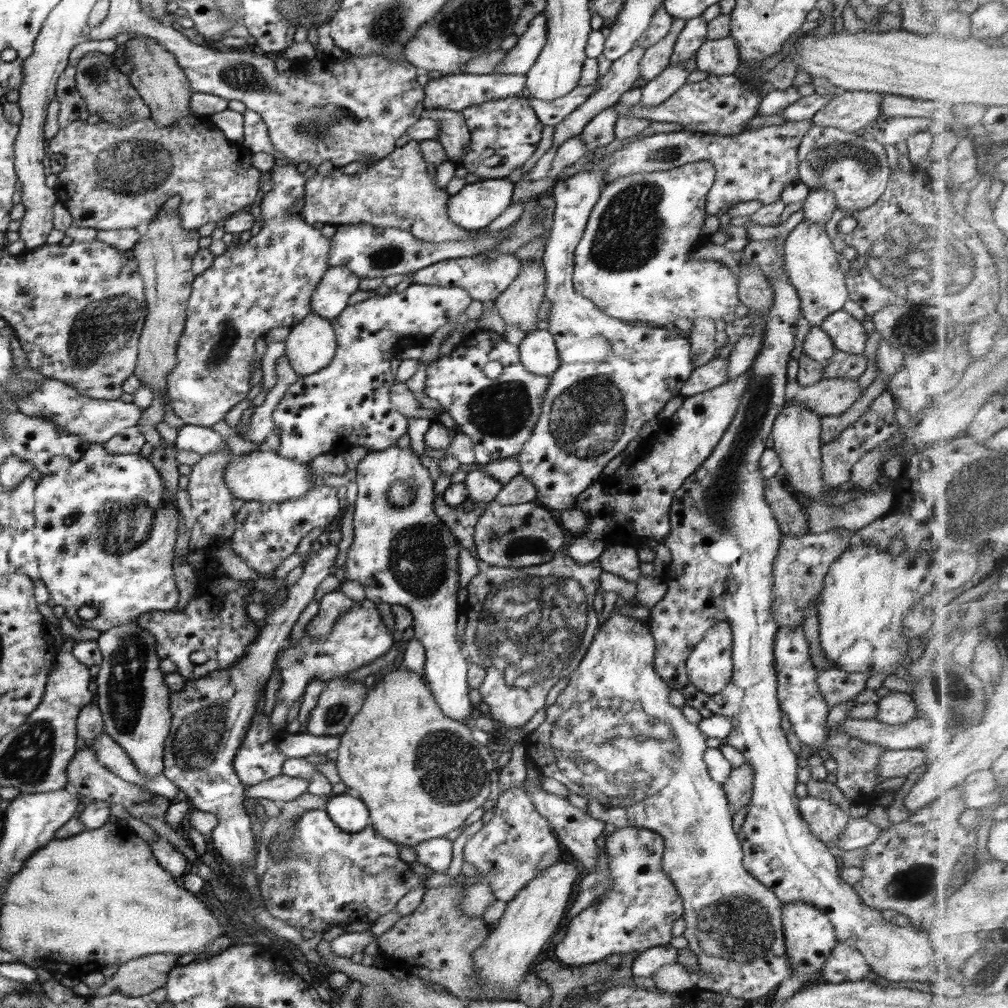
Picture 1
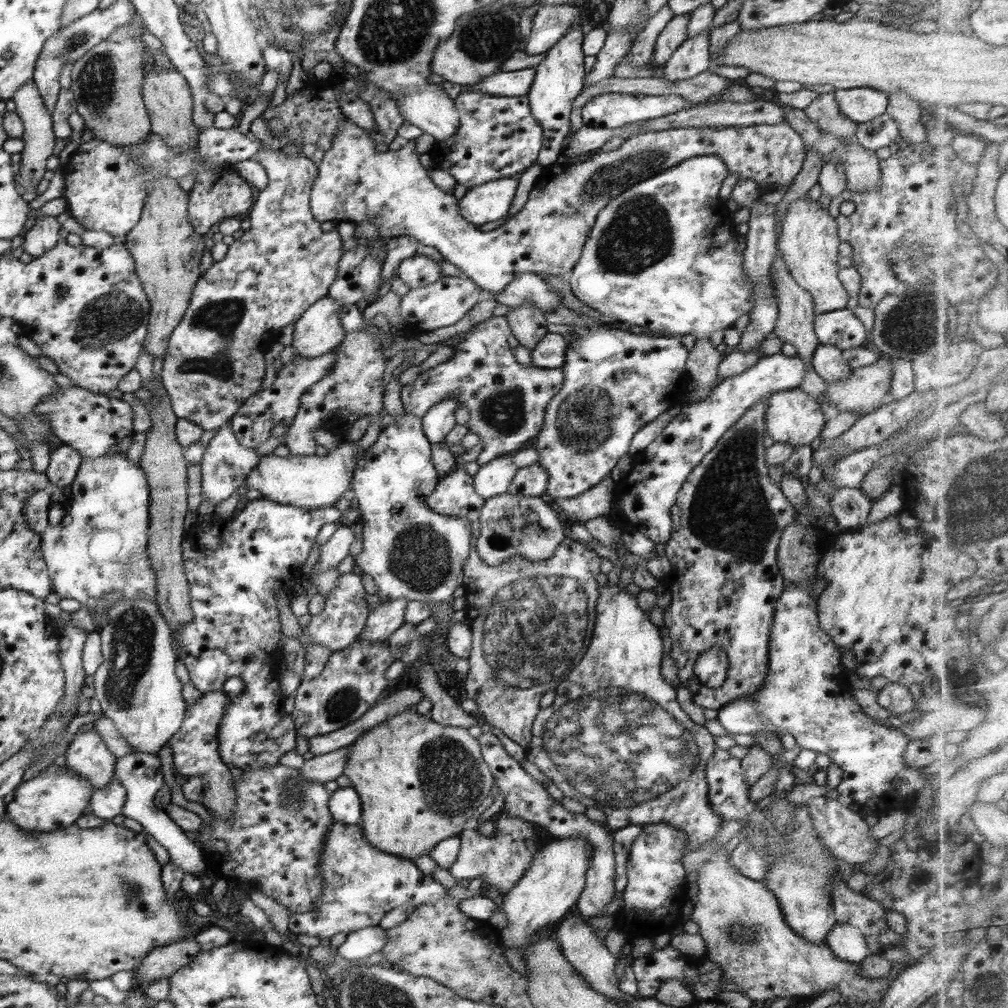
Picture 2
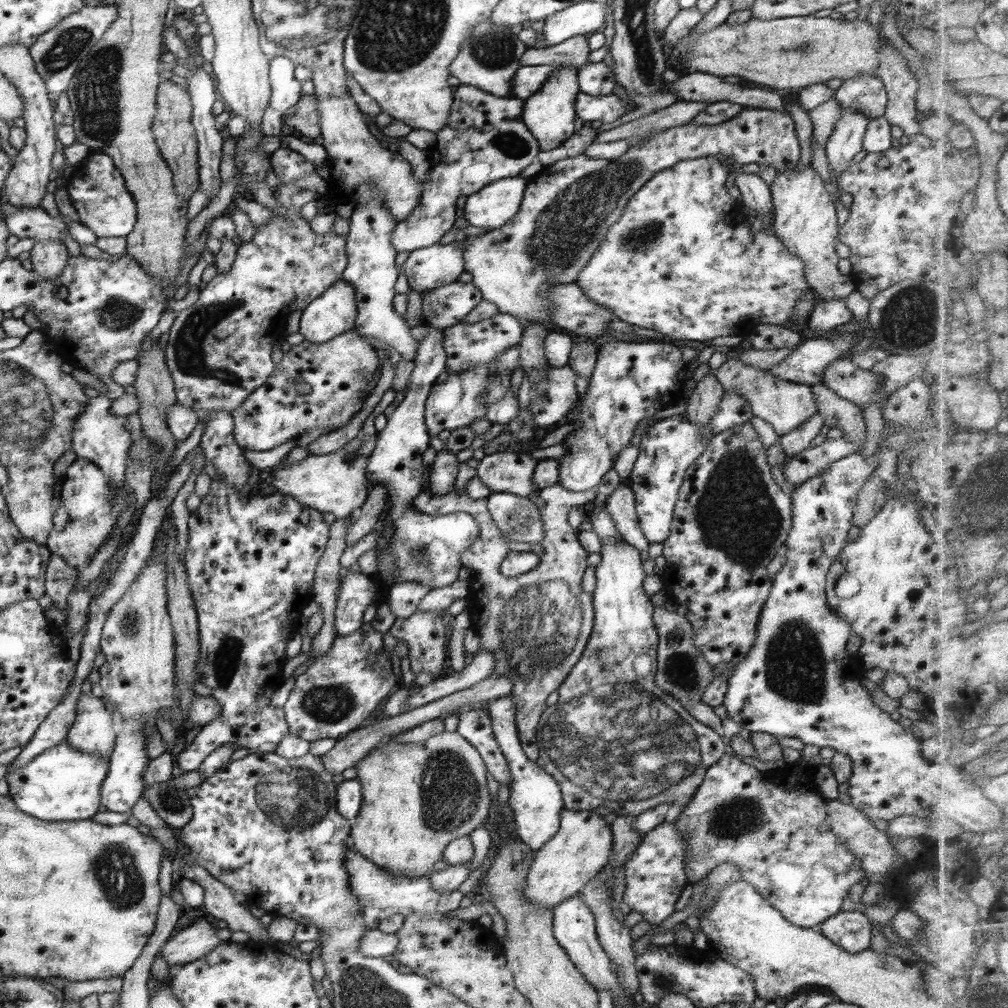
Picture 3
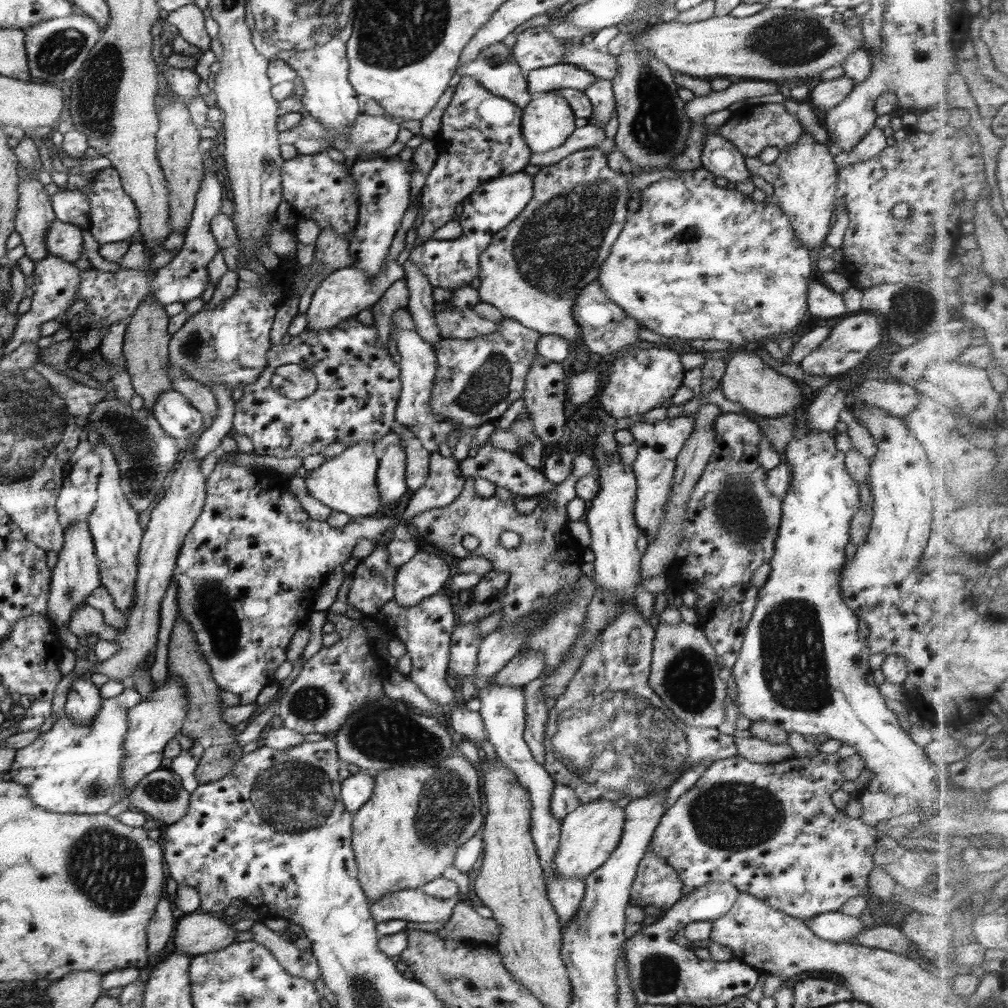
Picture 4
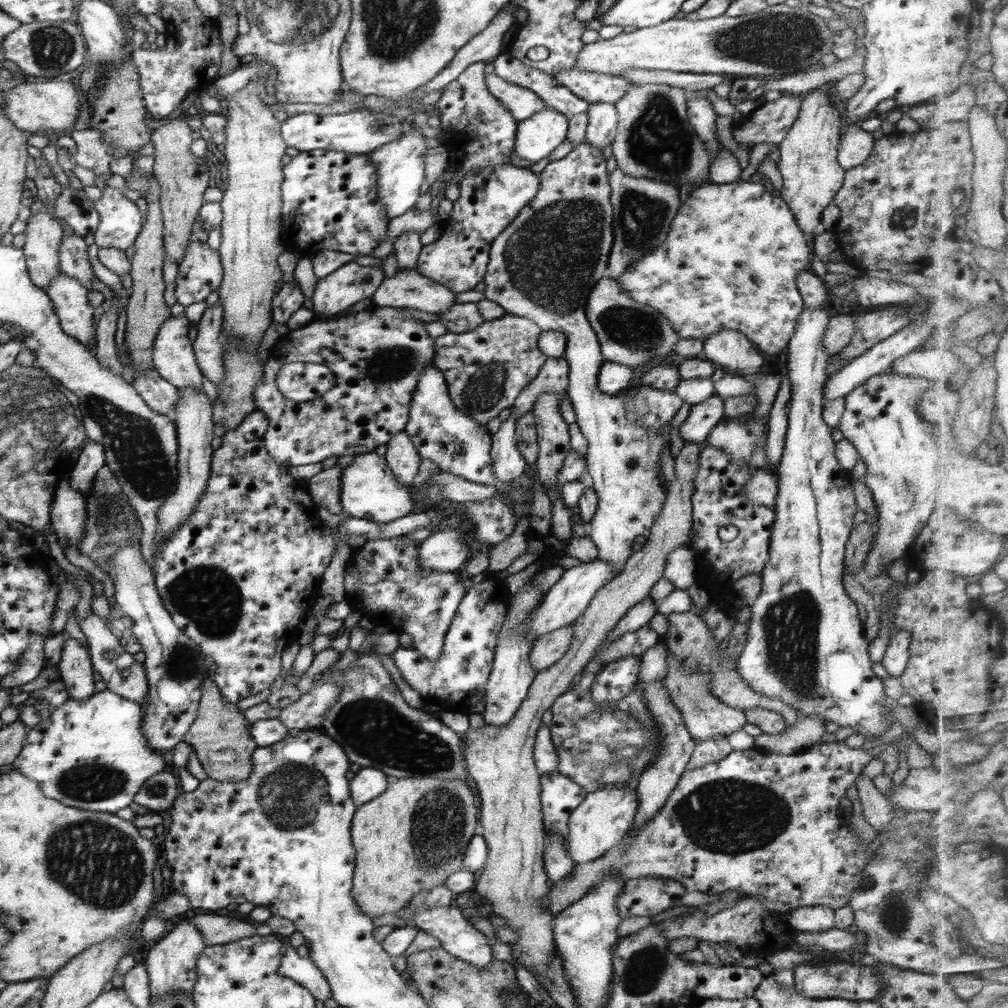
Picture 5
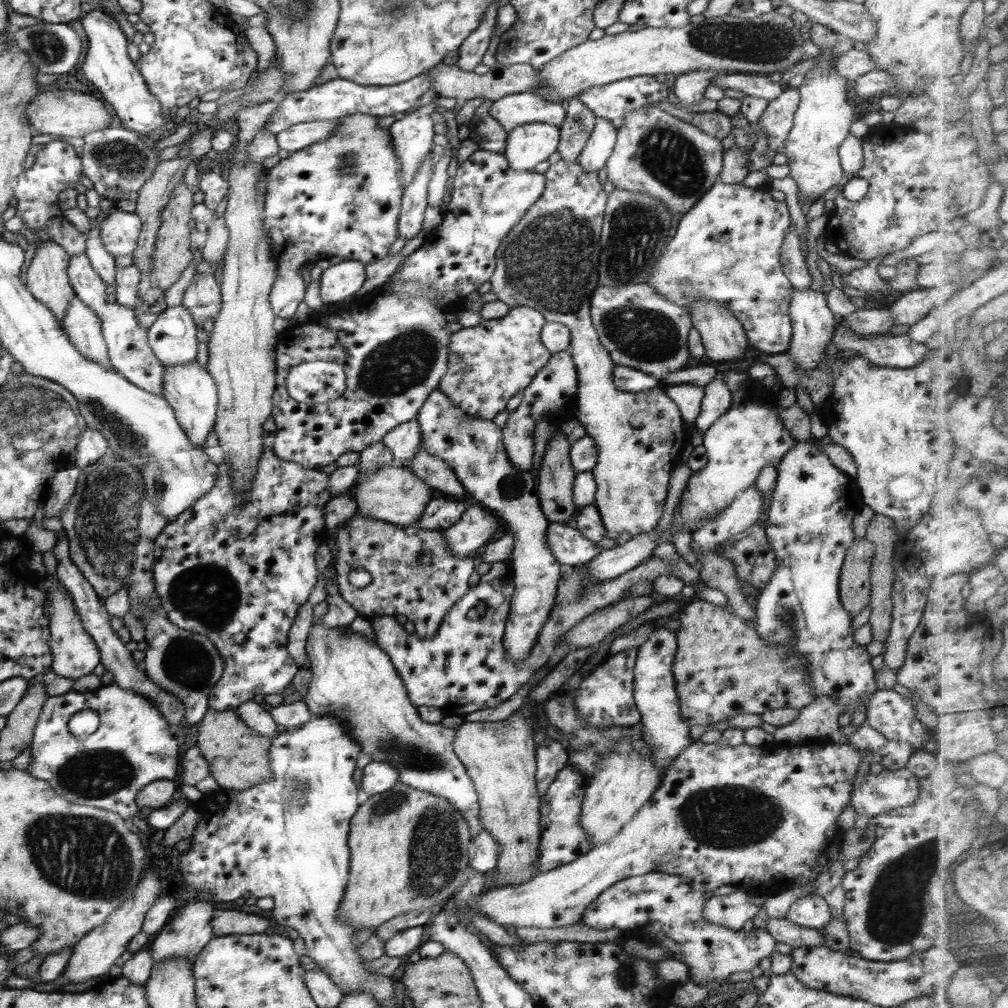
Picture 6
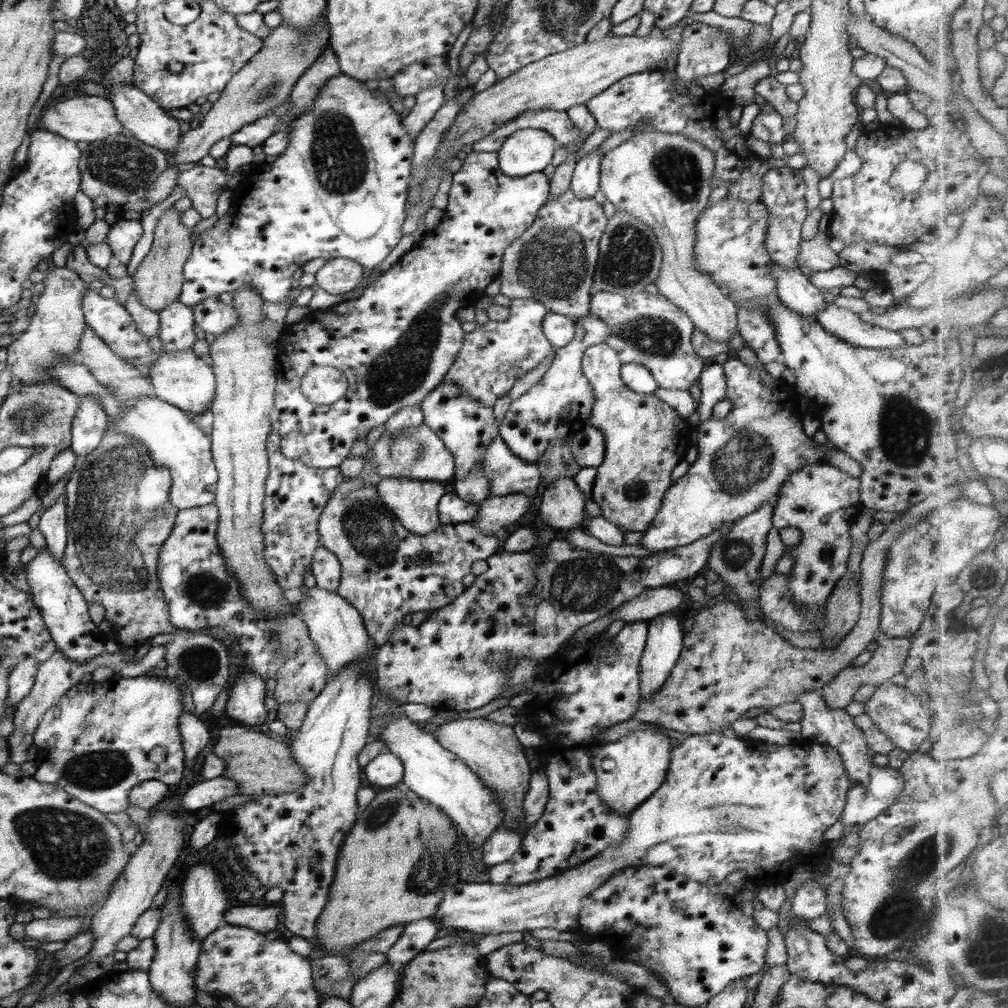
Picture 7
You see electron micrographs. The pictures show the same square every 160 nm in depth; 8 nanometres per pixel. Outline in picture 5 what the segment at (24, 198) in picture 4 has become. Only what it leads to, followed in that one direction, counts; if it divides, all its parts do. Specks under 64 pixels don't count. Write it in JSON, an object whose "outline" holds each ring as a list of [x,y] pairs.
{"outline":[[[42,208],[39,213],[31,214],[20,230],[26,234],[22,248],[28,275],[46,292],[53,278],[61,273],[61,242],[66,235],[62,224]]]}

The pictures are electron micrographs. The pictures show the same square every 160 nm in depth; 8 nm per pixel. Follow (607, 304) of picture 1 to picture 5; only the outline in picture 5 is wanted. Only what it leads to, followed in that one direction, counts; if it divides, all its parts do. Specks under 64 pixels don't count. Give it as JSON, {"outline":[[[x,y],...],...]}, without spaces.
{"outline":[[[739,179],[730,184],[716,184],[712,182],[699,185],[688,194],[688,199],[679,205],[677,215],[674,217],[672,228],[666,240],[654,250],[647,252],[642,258],[631,264],[627,271],[616,278],[622,285],[623,293],[630,295],[635,302],[647,304],[656,311],[661,312],[672,324],[674,330],[681,338],[697,338],[704,340],[712,332],[720,329],[732,329],[743,332],[750,342],[753,342],[766,354],[778,354],[783,348],[787,348],[790,337],[794,334],[798,316],[805,306],[802,295],[797,289],[797,274],[811,270],[810,239],[807,234],[798,228],[797,220],[788,204],[781,196],[773,196],[764,185],[758,181],[745,181]]]}

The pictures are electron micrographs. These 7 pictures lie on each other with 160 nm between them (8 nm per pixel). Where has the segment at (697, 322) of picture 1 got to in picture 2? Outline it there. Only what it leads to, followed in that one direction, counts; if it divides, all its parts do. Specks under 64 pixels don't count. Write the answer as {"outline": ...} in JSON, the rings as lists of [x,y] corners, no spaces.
{"outline":[[[710,336],[698,338],[694,348],[688,351],[686,370],[695,380],[694,391],[685,396],[682,403],[704,400],[714,390],[719,380],[719,364],[724,354],[713,346]]]}

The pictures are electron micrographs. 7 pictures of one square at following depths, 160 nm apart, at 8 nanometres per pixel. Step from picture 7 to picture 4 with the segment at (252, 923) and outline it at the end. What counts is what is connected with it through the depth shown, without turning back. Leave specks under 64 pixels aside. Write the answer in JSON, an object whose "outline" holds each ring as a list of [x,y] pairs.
{"outline":[[[202,912],[186,914],[176,923],[174,950],[193,957],[208,952],[218,952],[219,949],[227,948],[230,944],[236,942],[236,932],[227,919],[222,922],[220,918]]]}

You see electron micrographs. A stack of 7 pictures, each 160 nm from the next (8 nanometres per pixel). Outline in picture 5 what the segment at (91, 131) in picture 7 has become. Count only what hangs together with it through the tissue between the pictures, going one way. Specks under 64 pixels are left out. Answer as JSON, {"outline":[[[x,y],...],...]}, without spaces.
{"outline":[[[35,79],[30,82],[13,84],[10,90],[2,93],[5,96],[6,116],[23,131],[38,134],[38,130],[66,130],[74,126],[78,118],[78,94],[76,86],[70,82]]]}

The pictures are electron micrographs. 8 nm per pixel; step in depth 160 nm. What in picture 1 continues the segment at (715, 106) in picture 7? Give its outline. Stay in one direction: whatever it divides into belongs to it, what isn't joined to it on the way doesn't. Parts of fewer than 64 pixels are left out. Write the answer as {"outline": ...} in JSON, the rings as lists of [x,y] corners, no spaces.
{"outline":[[[458,74],[430,80],[424,87],[423,106],[426,109],[448,109],[461,111],[468,106],[491,100],[520,97],[526,93],[526,76],[520,74]]]}

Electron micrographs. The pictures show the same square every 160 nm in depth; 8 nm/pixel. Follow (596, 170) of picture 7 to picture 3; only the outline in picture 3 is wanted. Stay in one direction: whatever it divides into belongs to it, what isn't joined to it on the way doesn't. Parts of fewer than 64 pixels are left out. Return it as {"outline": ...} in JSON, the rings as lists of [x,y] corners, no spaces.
{"outline":[[[590,63],[578,68],[578,87],[581,92],[591,96],[610,95],[615,81],[612,69],[604,63]]]}

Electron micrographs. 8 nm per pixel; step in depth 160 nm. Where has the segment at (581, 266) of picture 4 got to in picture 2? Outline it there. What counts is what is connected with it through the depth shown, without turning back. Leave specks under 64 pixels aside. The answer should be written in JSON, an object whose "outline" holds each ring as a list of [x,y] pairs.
{"outline":[[[346,121],[337,128],[331,148],[324,153],[323,161],[318,164],[309,204],[314,219],[327,227],[333,227],[339,222],[356,225],[370,222],[374,224],[374,228],[378,228],[385,240],[410,237],[426,246],[433,246],[443,256],[443,260],[459,268],[462,275],[473,280],[485,294],[492,295],[502,292],[519,274],[525,272],[567,278],[580,260],[584,243],[589,230],[594,227],[598,212],[615,196],[639,181],[656,176],[690,158],[714,155],[726,163],[729,174],[738,174],[739,180],[754,180],[759,188],[763,184],[769,184],[768,192],[773,192],[793,182],[802,168],[805,149],[802,136],[786,121],[745,127],[673,128],[640,132],[636,136],[625,138],[616,150],[598,151],[582,162],[559,161],[543,167],[541,177],[534,184],[522,209],[496,230],[482,232],[477,226],[464,220],[459,211],[458,199],[442,191],[426,175],[426,168],[418,159],[420,154],[415,151],[415,140],[405,141],[398,150],[380,152],[376,150],[375,142],[363,128],[352,121]]]}

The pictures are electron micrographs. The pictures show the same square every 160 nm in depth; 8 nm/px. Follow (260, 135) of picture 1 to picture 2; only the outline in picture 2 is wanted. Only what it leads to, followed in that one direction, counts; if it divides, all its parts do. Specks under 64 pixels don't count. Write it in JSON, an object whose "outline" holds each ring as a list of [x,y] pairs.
{"outline":[[[262,140],[261,147],[256,155],[256,162],[259,162],[265,168],[269,181],[268,186],[258,192],[252,208],[245,216],[252,224],[250,231],[245,232],[239,239],[234,239],[229,245],[224,259],[214,262],[212,267],[208,268],[206,273],[195,282],[188,308],[178,326],[174,328],[169,336],[169,343],[163,360],[161,382],[169,394],[174,414],[178,419],[182,418],[198,424],[199,428],[202,428],[204,431],[220,429],[224,425],[229,424],[229,421],[244,404],[244,401],[260,389],[264,374],[266,374],[266,364],[264,364],[264,356],[258,356],[258,352],[260,350],[264,352],[264,350],[268,349],[267,346],[264,346],[264,338],[268,338],[272,330],[282,331],[285,326],[293,325],[302,316],[302,313],[307,308],[310,308],[310,305],[327,296],[330,286],[336,280],[338,265],[343,255],[343,242],[340,233],[333,227],[327,227],[315,220],[314,215],[311,213],[309,196],[313,182],[317,177],[318,167],[316,167],[316,164],[304,154],[291,156],[291,154],[285,154],[280,149],[272,151],[269,145]]]}

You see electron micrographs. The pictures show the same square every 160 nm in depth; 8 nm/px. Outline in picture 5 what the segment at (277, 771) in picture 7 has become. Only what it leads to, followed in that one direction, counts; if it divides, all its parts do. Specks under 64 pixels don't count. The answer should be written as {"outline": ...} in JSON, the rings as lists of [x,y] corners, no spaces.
{"outline":[[[208,677],[203,680],[201,691],[196,720],[183,736],[183,741],[197,752],[200,764],[211,779],[234,782],[246,780],[253,772],[252,753],[257,744],[249,733],[249,722],[243,710],[236,704],[228,703],[217,684]]]}

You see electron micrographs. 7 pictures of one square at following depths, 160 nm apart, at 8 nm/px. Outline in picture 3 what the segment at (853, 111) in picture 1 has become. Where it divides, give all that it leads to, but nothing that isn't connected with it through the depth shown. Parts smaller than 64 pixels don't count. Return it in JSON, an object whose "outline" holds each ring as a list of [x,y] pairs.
{"outline":[[[862,73],[843,82],[834,92],[842,107],[859,110],[871,119],[882,117],[887,105],[887,92],[882,80],[870,73]]]}

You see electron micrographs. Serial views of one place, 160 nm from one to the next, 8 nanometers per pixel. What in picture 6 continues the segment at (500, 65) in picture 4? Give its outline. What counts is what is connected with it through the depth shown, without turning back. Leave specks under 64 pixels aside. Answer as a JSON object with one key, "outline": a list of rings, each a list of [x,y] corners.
{"outline":[[[530,92],[495,100],[489,111],[506,132],[523,124],[546,123],[559,127],[565,119],[564,106]]]}

